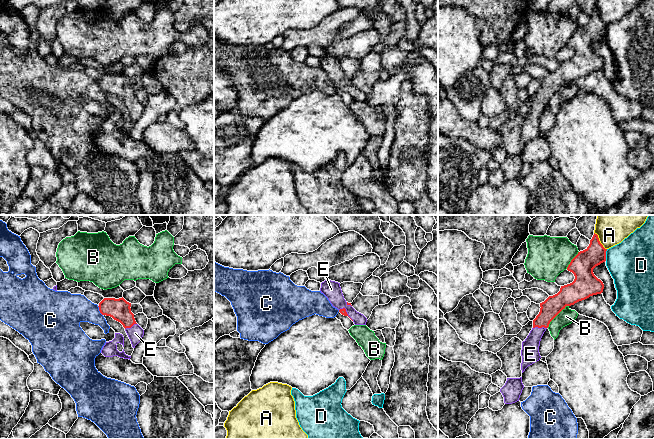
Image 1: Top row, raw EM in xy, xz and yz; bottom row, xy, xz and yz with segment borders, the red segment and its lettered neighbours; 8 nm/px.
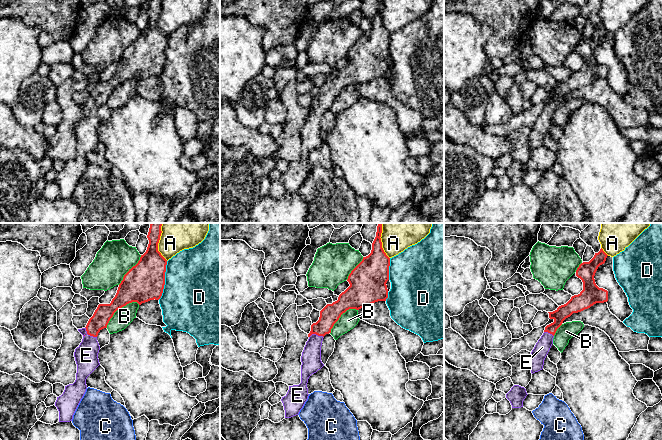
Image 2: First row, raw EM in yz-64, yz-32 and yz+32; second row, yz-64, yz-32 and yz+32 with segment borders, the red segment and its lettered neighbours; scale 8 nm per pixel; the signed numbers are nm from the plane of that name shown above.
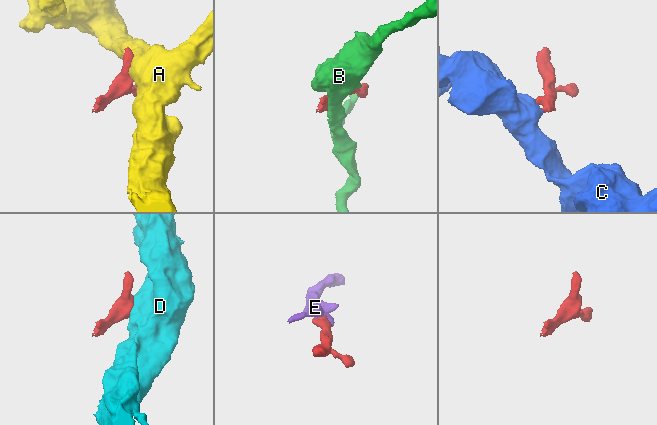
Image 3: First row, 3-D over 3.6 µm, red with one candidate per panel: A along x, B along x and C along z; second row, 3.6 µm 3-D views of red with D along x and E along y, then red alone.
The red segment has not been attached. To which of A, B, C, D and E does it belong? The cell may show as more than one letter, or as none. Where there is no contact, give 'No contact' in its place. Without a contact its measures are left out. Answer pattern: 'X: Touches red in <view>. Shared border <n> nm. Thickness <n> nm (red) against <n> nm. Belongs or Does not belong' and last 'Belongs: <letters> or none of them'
A: Touches red in yz. Shared border 170 nm. Thickness 190 nm (red) against 340 nm. Does not belong
B: Touches red in yz. Shared border 260 nm. Thickness 170 nm (red) against 120 nm. Does not belong
C: Touches red in xy. Shared border 90 nm. Thickness 180 nm (red) against 280 nm. Does not belong
D: Touches red in yz. Shared border 100 nm. Thickness 190 nm (red) against 360 nm. Does not belong
E: Touches red in yz. Shared border 110 nm. Thickness 160 nm (red) against 150 nm. Belongs
Belongs: E

